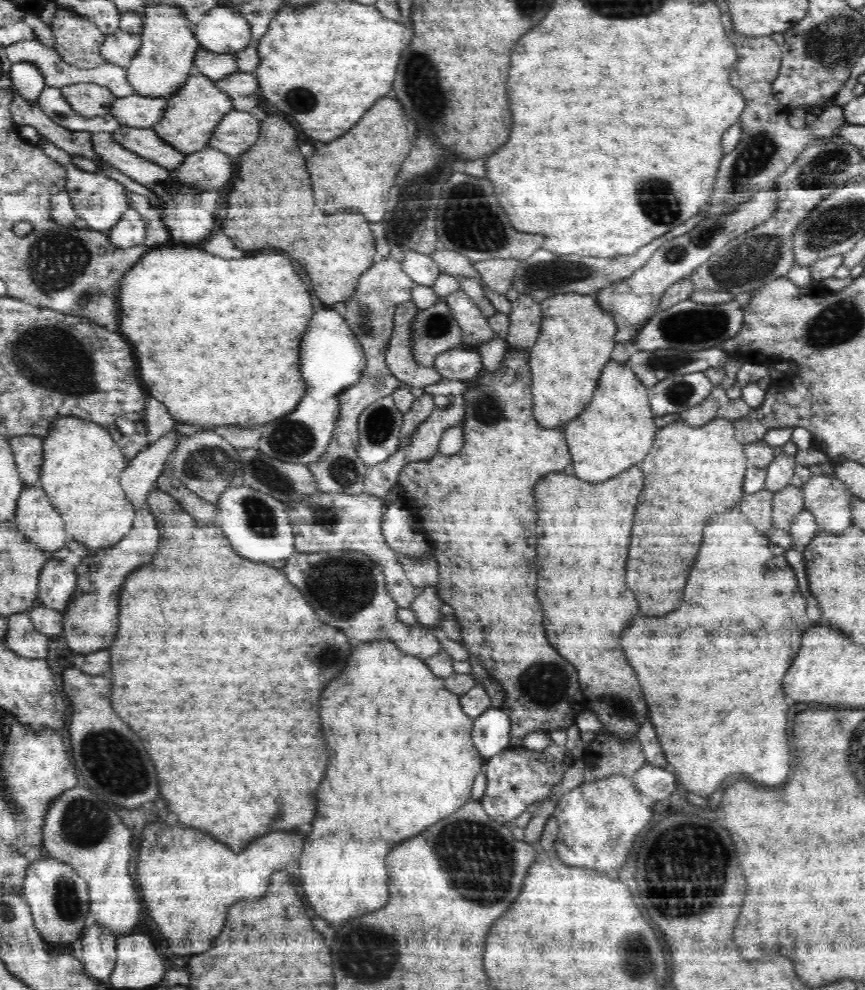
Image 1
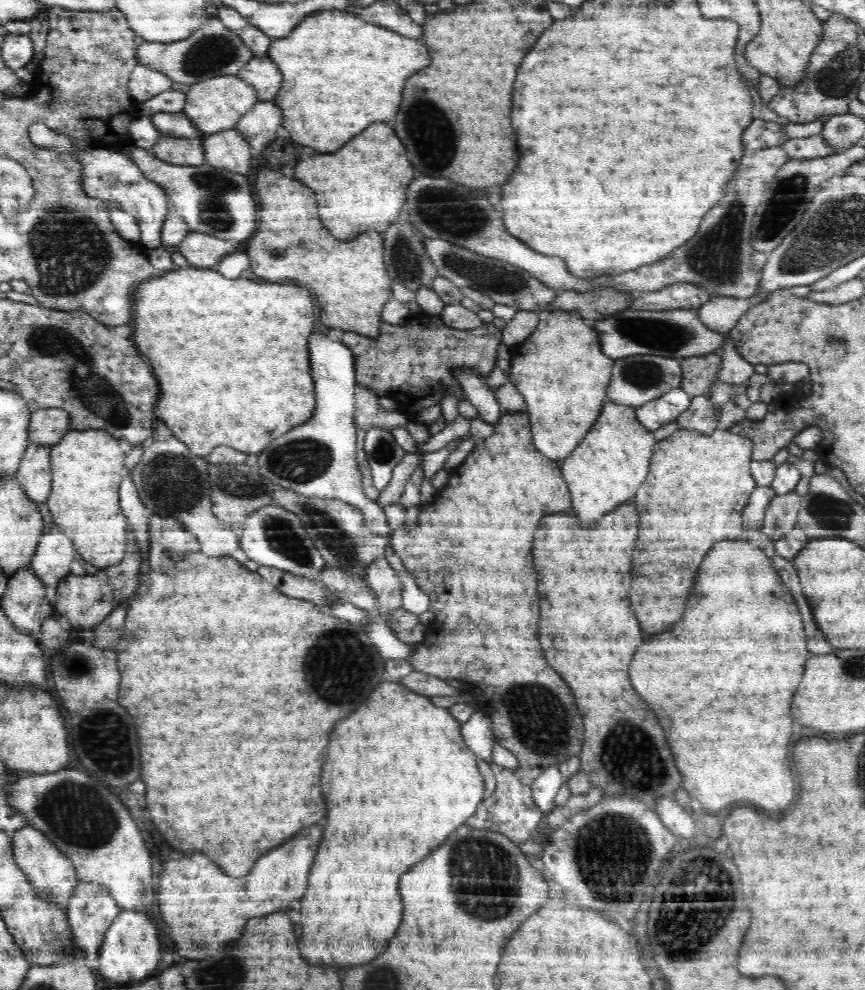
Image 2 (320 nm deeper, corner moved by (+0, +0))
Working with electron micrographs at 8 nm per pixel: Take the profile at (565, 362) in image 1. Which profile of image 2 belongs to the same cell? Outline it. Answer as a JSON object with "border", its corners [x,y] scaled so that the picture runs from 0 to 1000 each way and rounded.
{"border":[[[627,312],[622,315],[623,325],[615,337],[599,347],[591,359],[588,384],[607,402],[610,423],[618,452],[629,461],[643,466],[652,465],[694,421],[698,410],[698,398],[708,384],[708,371],[711,363],[697,358],[691,334],[666,312]]]}

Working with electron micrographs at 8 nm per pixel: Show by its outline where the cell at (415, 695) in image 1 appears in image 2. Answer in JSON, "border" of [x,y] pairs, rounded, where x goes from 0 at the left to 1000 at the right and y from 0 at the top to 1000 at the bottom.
{"border":[[[458,689],[439,691],[421,713],[416,713],[405,725],[386,733],[379,754],[379,768],[375,772],[375,782],[372,782],[372,798],[377,810],[382,810],[379,828],[375,834],[375,846],[370,851],[368,865],[356,885],[356,899],[349,909],[347,962],[351,962],[356,970],[375,970],[375,974],[379,976],[391,974],[395,978],[402,978],[402,974],[412,974],[412,970],[430,970],[430,966],[435,966],[435,962],[439,962],[439,958],[444,958],[444,954],[453,947],[453,941],[458,941],[458,933],[462,933],[462,925],[465,925],[465,913],[460,903],[462,881],[467,881],[467,877],[476,877],[476,873],[481,873],[486,865],[495,865],[495,861],[499,861],[504,853],[513,853],[513,848],[518,848],[518,840],[527,840],[532,832],[536,833],[541,825],[548,824],[562,802],[561,790],[554,779],[553,765],[542,758],[533,742],[534,735],[535,730],[521,722],[520,716],[504,714],[497,705]]]}

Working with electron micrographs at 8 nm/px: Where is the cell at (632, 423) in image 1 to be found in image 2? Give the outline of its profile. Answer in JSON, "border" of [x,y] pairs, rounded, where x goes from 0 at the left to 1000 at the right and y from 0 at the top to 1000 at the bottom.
{"border":[[[701,404],[694,421],[671,444],[666,453],[652,463],[650,479],[661,497],[661,515],[671,517],[675,525],[698,521],[703,513],[712,513],[717,505],[733,501],[745,489],[756,459],[758,443],[735,421],[734,410]]]}

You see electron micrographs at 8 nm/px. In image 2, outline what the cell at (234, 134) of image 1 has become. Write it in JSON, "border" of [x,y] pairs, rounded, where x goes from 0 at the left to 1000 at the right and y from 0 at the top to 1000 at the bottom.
{"border":[[[317,101],[297,104],[273,123],[272,131],[295,155],[309,152],[321,140],[321,129],[326,126],[324,108]]]}

